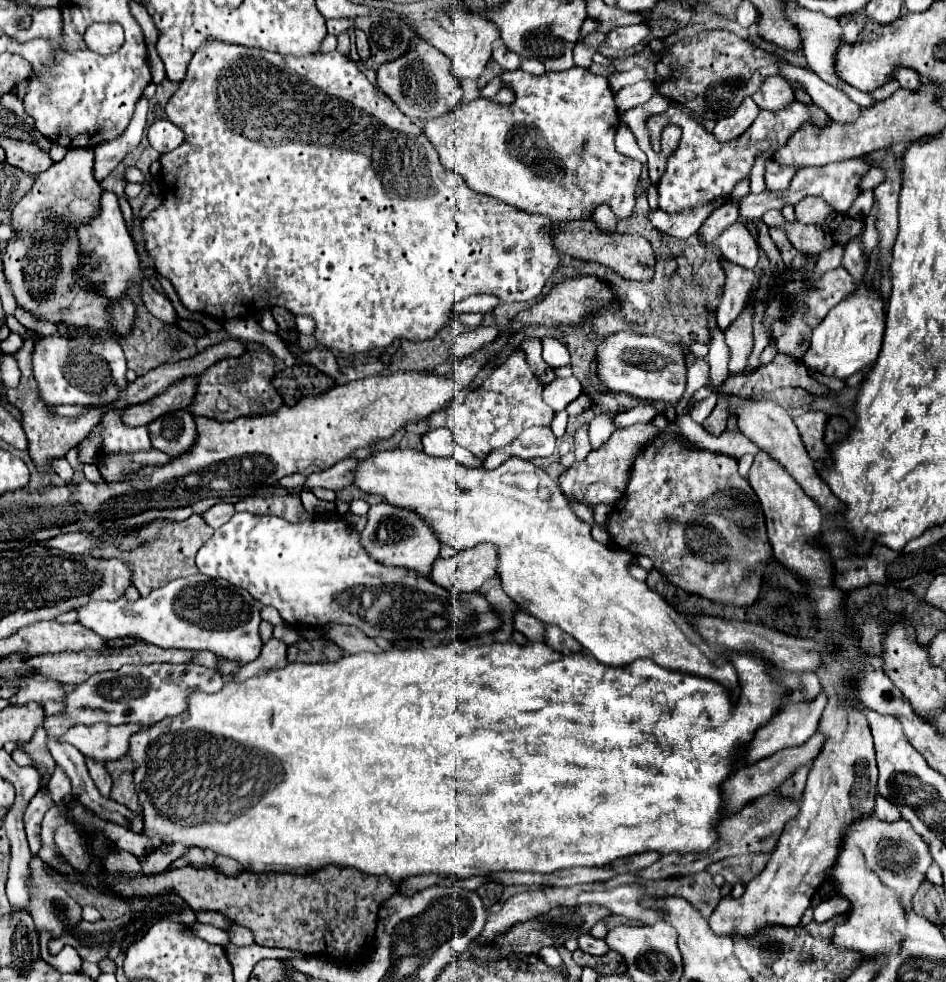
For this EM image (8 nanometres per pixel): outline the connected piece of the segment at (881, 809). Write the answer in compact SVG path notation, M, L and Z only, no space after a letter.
M876 796L876 810L874 810L876 818L884 820L884 822L896 822L902 818L900 810L896 806L892 806L892 802L888 802L886 798L880 798Z

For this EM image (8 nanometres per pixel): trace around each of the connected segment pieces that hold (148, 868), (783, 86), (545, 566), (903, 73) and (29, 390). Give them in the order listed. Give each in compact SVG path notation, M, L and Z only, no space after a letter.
M166 844L164 848L156 848L154 852L148 854L146 862L142 862L142 870L144 874L160 874L166 872L170 868L170 864L184 856L188 852L188 846L184 844Z
M778 76L766 78L760 92L756 92L752 98L762 110L770 110L770 112L778 112L782 108L788 108L792 102L796 102L792 86Z
M416 448L382 450L364 458L354 470L354 482L366 494L382 496L390 506L416 512L432 530L434 536L452 546L456 552L468 550L480 542L492 542L498 548L496 576L504 592L544 624L554 624L576 638L598 662L606 666L626 666L638 658L650 658L668 670L682 670L704 678L714 678L738 696L738 676L728 658L710 648L688 624L686 616L678 614L660 594L652 592L644 582L638 582L628 572L632 556L626 550L612 550L590 536L590 524L580 520L570 502L560 494L556 482L530 460L508 458L496 470L468 468L454 458L428 456Z
M896 68L892 72L892 78L900 80L900 86L910 88L910 90L916 90L916 86L920 86L920 74L912 68Z
M24 338L22 348L16 350L14 358L16 358L18 368L22 372L22 378L20 378L18 388L10 388L6 392L6 398L22 414L22 428L24 428L24 434L28 438L28 452L30 452L32 460L36 462L36 466L48 470L50 460L66 456L66 452L70 448L74 448L78 442L82 442L86 438L86 434L100 422L102 410L92 408L92 406L48 406L48 404L44 404L40 400L38 384L36 384L34 374L32 374L34 344L36 344L34 338Z

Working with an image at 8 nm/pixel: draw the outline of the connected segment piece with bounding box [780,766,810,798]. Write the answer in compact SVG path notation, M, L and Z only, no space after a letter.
M804 766L804 768L796 770L796 774L780 786L782 794L788 796L788 798L802 798L802 792L804 792L804 786L806 786L808 770L810 770L810 766Z

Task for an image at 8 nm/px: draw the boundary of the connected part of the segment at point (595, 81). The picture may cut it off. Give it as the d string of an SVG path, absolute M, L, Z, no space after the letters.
M580 66L542 76L516 70L515 75L506 77L503 72L500 78L516 96L510 106L492 106L492 102L478 98L426 122L424 132L440 154L442 164L464 176L474 192L498 198L500 202L530 214L544 214L552 222L590 220L600 204L608 204L618 220L630 218L636 204L636 186L640 182L642 164L618 154L614 148L618 110L608 80Z

